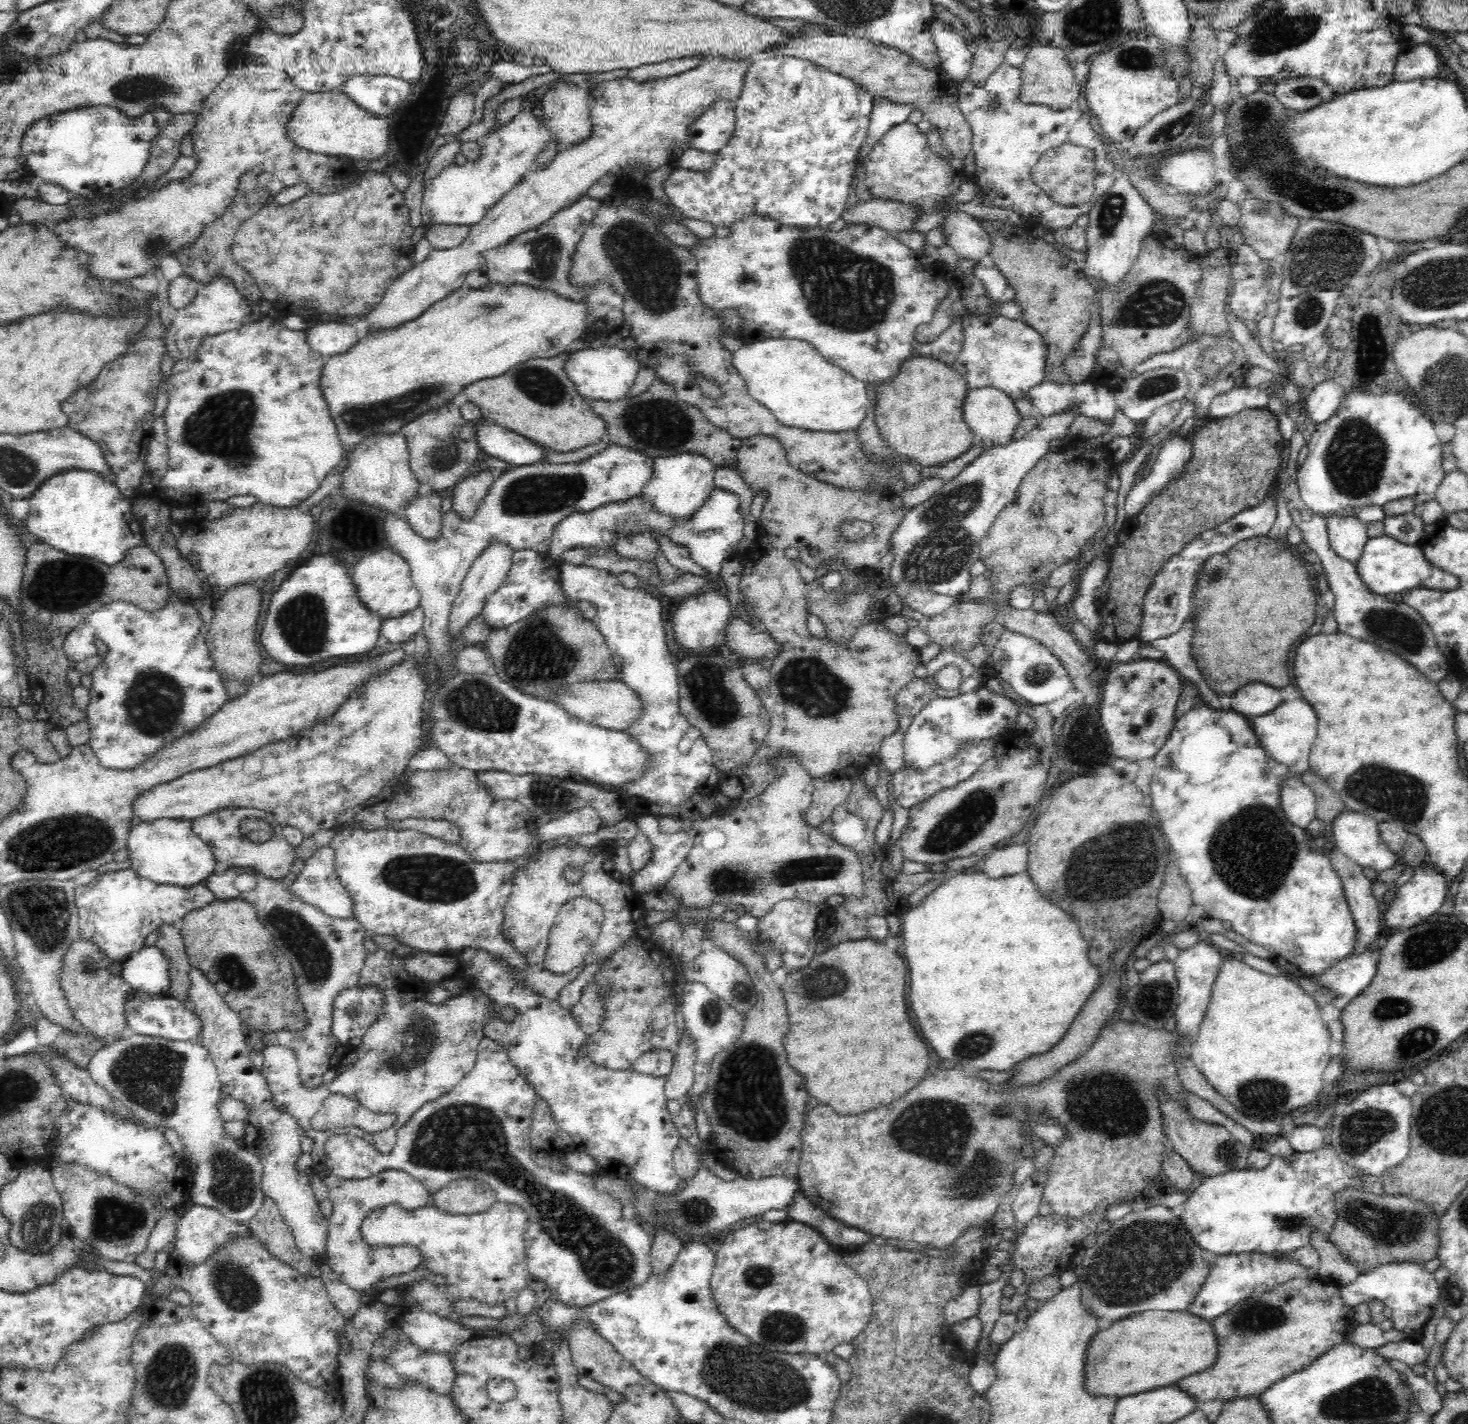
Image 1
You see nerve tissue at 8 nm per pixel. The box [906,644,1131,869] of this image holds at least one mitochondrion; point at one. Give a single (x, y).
(955, 828)

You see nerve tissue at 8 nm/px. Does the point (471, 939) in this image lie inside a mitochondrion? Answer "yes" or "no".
no

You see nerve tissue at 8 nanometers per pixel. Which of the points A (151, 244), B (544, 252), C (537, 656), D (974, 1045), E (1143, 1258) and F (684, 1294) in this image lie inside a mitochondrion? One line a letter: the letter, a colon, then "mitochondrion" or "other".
A: mitochondrion
B: mitochondrion
C: mitochondrion
D: mitochondrion
E: mitochondrion
F: other

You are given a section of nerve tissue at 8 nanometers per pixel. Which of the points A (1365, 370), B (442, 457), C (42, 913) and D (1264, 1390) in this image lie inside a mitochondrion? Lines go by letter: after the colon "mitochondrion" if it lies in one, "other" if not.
A: other
B: mitochondrion
C: mitochondrion
D: other

